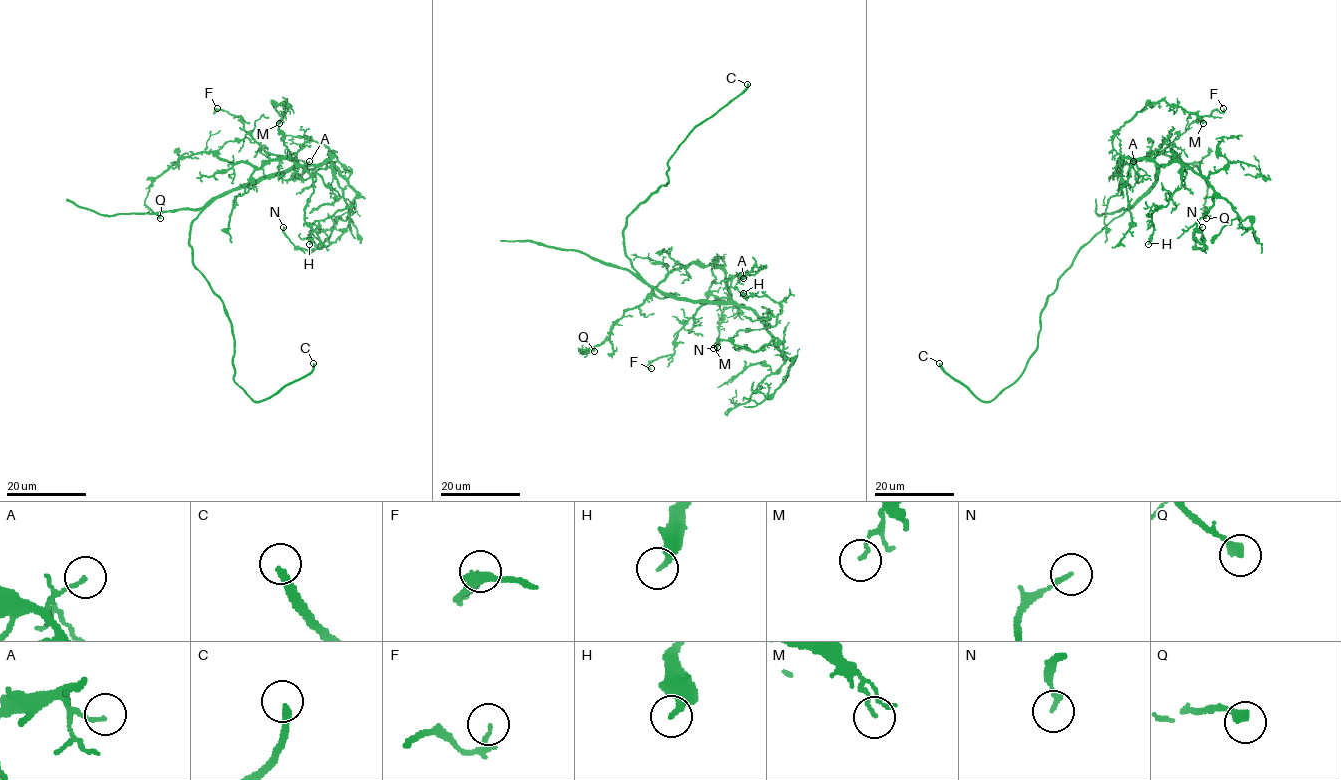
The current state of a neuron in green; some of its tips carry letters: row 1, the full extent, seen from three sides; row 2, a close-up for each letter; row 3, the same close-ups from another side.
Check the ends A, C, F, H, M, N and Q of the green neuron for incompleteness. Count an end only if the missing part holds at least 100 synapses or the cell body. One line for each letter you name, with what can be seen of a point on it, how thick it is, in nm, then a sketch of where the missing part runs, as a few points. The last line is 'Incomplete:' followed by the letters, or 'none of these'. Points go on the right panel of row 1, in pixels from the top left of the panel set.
C: Place: (939, 363). Thickness 240 nm. Course of what is missing: (939, 363), (930, 336), (911, 298), (916, 278)
Incomplete: C

